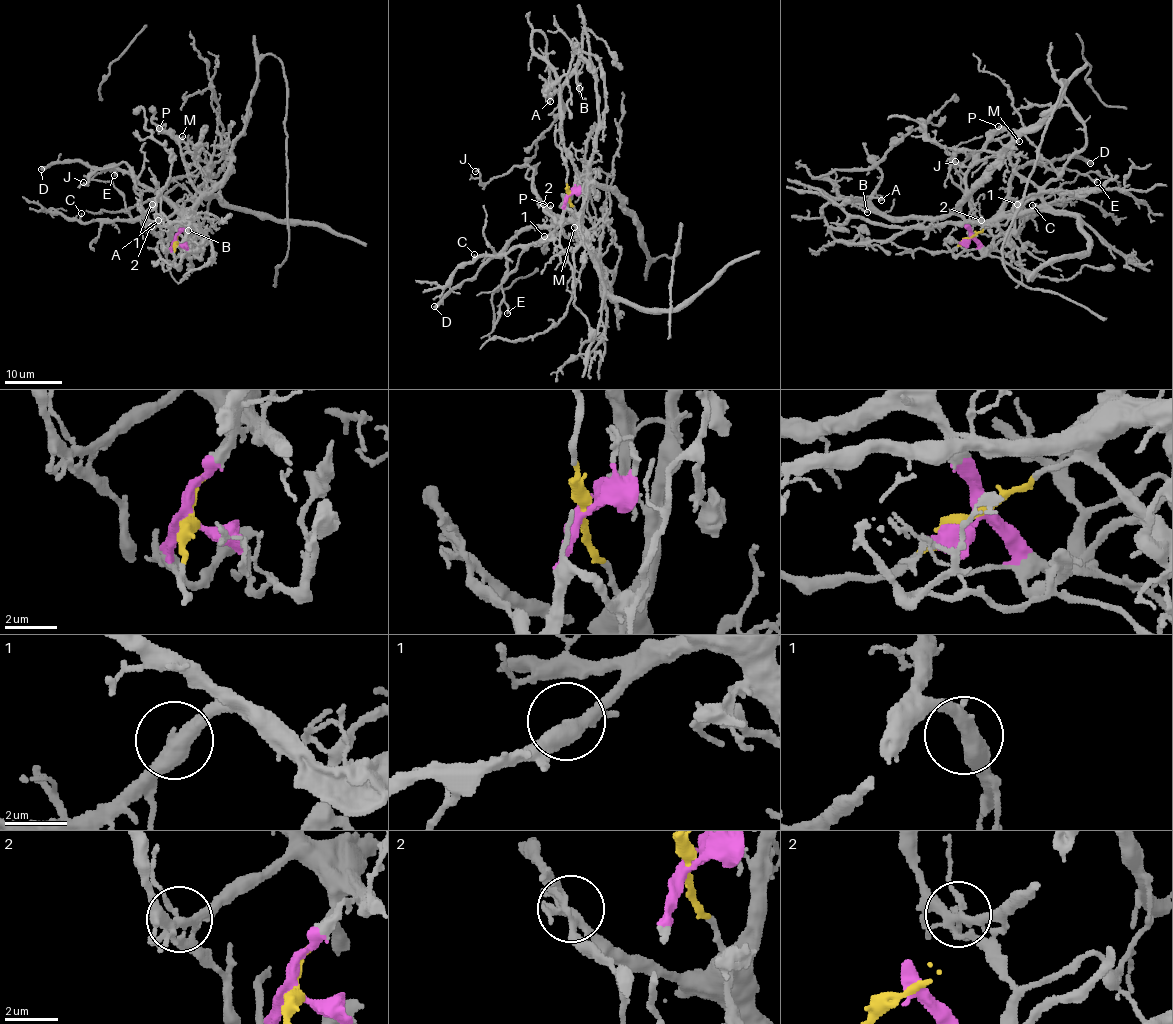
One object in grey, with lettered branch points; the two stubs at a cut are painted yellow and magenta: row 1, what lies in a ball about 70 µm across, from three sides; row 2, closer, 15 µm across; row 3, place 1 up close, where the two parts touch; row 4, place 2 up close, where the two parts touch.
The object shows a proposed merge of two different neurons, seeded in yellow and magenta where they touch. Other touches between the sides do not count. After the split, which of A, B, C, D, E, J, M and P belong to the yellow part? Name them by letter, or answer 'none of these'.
C, D, E, J

